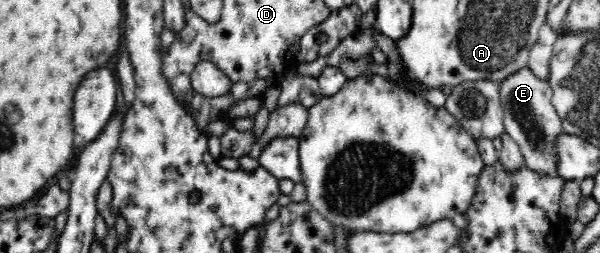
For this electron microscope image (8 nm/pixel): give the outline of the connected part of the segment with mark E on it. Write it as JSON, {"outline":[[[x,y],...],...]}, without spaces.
{"outline":[[[523,67],[511,73],[507,79],[500,81],[498,90],[503,108],[503,128],[517,142],[524,157],[524,163],[532,171],[557,175],[554,143],[563,132],[561,119],[557,116],[556,107],[552,104],[553,87],[540,79],[529,67]]]}

